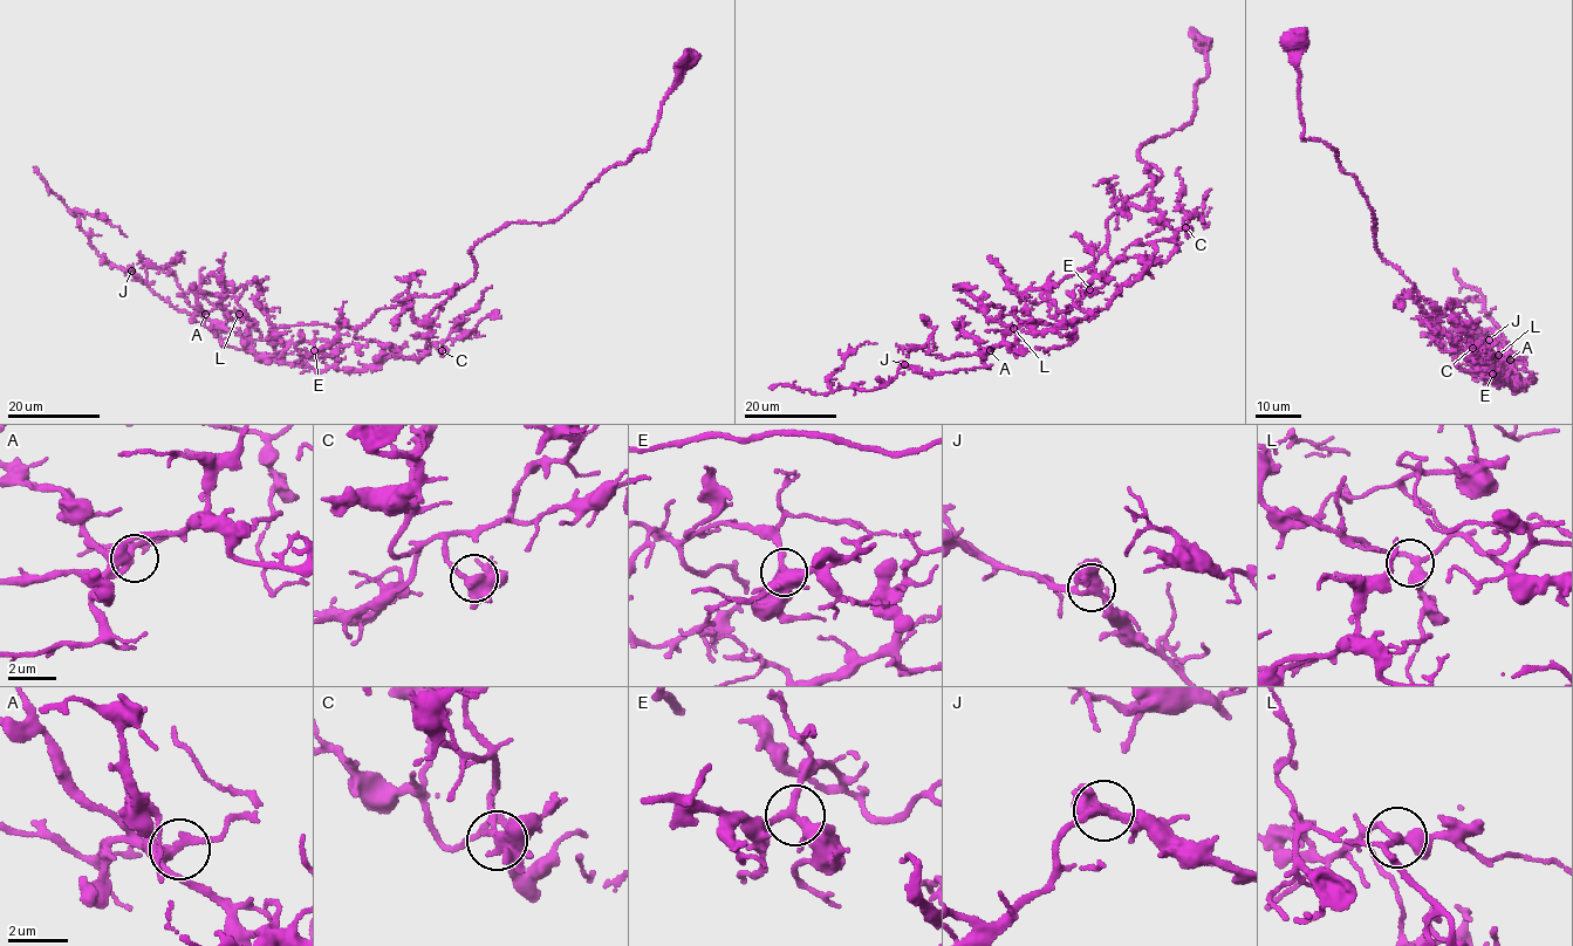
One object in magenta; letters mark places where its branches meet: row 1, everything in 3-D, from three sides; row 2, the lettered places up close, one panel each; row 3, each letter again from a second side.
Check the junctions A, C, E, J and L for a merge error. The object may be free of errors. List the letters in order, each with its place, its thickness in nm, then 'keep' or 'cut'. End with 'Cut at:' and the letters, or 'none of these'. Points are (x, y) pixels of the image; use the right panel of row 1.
A: (1510, 360) | 300 nm | keep
C: (1472, 348) | 380 nm | keep
E: (1492, 374) | 300 nm | keep
J: (1489, 340) | 400 nm | keep
L: (1498, 355) | 280 nm | keep
Cut at: none of these

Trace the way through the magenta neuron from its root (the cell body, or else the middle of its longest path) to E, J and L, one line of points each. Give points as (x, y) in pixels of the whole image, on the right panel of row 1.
E: (1298, 38), (1304, 139), (1331, 145), (1353, 176), (1377, 251), (1431, 327), (1482, 374), (1505, 368), (1492, 374)
J: (1298, 38), (1303, 137), (1331, 145), (1353, 176), (1383, 259), (1478, 368), (1534, 382), (1489, 340)
L: (1298, 38), (1304, 139), (1353, 176), (1431, 327), (1478, 368), (1531, 372), (1525, 389), (1498, 355)

